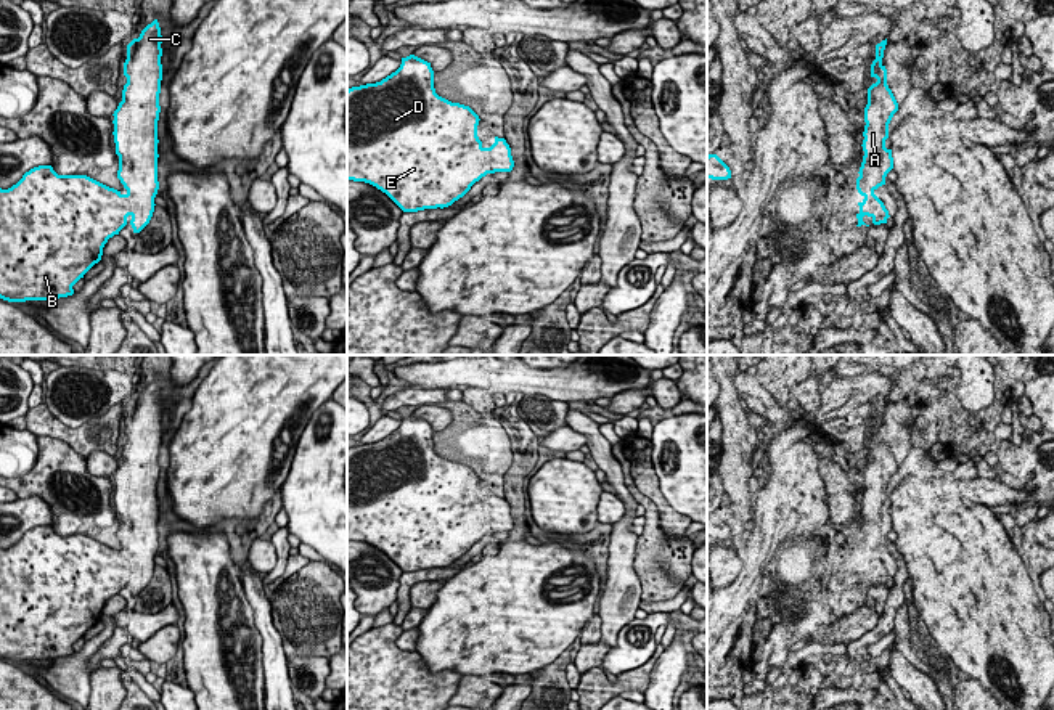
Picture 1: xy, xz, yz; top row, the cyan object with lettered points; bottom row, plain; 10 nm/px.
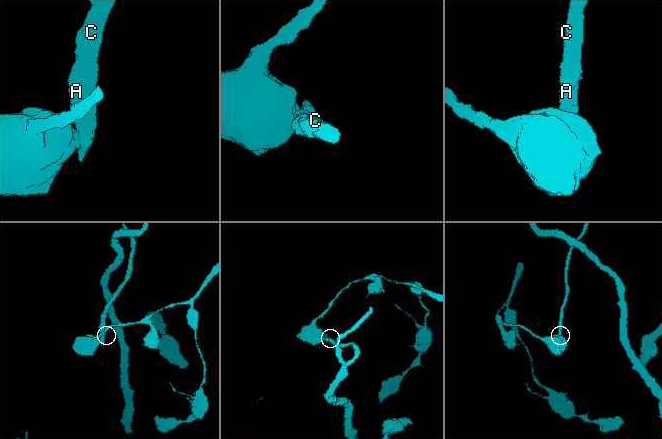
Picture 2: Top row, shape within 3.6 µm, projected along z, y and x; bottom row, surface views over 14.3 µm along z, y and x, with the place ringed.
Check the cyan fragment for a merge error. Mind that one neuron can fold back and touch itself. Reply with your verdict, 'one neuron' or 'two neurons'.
two neurons

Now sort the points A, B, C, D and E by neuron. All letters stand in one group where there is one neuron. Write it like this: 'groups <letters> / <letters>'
groups A C / B D E

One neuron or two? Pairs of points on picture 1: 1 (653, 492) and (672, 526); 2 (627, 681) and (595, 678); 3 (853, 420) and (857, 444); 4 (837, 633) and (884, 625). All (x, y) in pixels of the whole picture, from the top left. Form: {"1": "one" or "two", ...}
{"1": "one", "2": "one", "3": "one", "4": "two"}

